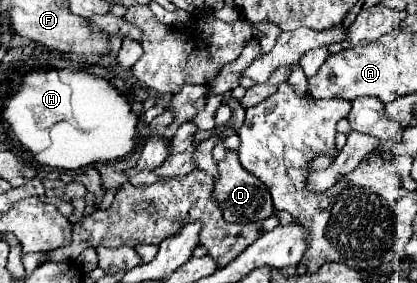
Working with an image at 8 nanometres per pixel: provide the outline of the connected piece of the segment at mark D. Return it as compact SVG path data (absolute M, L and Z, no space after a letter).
M227 151L225 159L217 165L217 169L219 169L219 181L213 189L213 197L217 199L227 223L253 223L253 221L263 221L273 215L275 209L271 203L269 189L257 177L253 177L241 167L235 151Z

